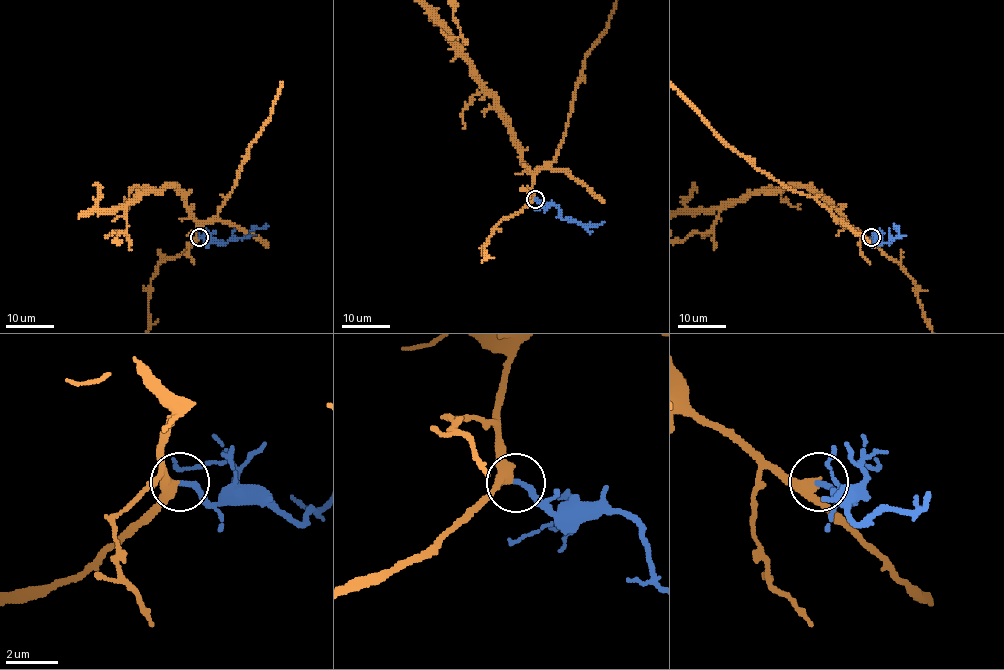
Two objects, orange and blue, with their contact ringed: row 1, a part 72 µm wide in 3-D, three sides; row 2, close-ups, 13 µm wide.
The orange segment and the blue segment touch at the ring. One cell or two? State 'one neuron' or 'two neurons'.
one neuron

